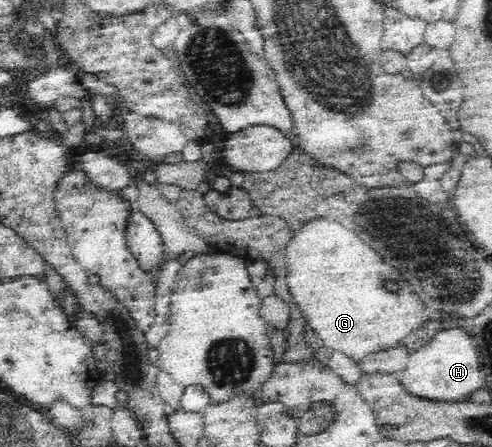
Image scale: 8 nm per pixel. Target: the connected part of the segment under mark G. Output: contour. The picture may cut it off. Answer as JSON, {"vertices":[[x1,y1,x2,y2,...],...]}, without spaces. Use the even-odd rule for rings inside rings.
{"vertices":[[341,199,341,221,327,219,327,215,317,216,306,223,303,229,296,231,287,242,285,284,292,299,301,308,308,327,322,340,323,346,359,361,365,355,397,348,399,341,425,327,425,323,430,320,429,315,423,315,423,301,411,289,409,281,403,279,395,267,385,263,375,249,363,243,363,239,355,235,351,227,351,199]]}

